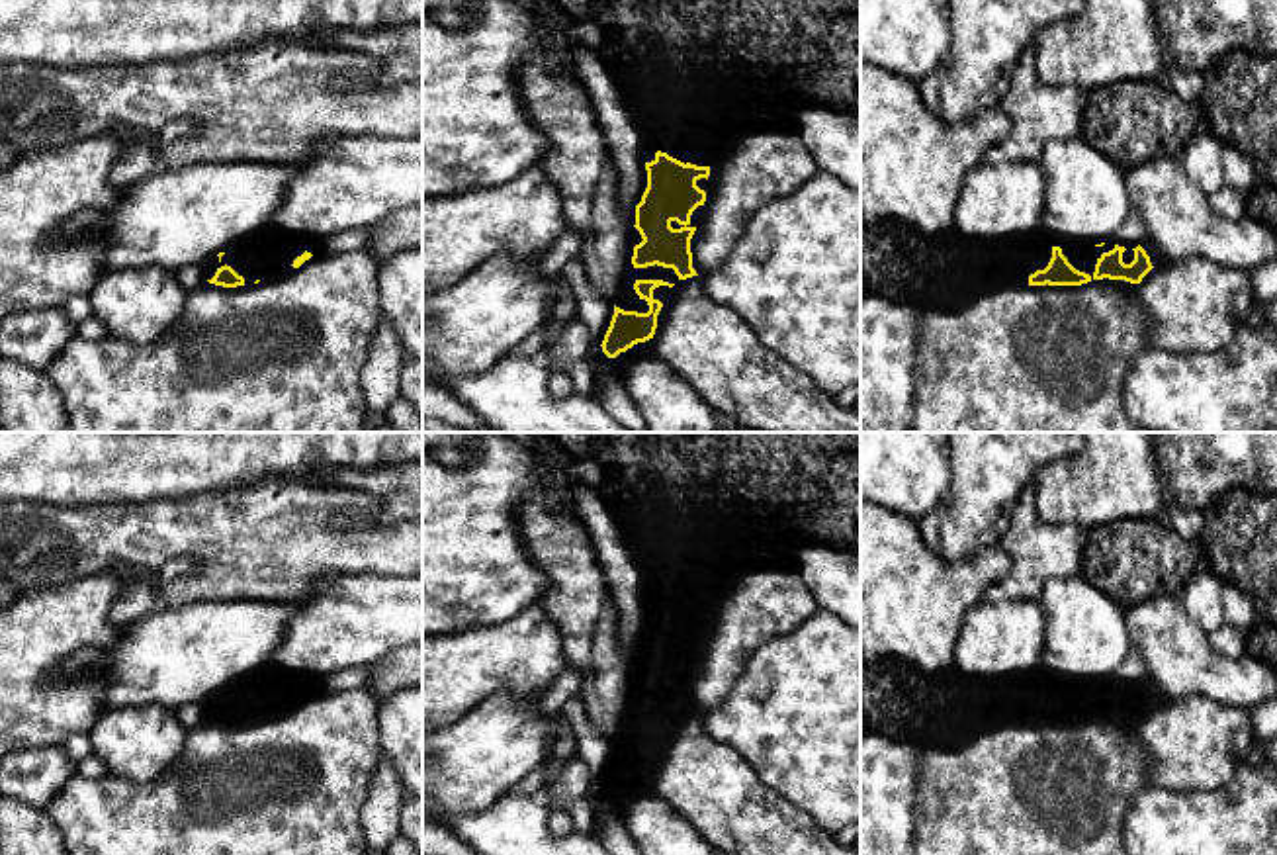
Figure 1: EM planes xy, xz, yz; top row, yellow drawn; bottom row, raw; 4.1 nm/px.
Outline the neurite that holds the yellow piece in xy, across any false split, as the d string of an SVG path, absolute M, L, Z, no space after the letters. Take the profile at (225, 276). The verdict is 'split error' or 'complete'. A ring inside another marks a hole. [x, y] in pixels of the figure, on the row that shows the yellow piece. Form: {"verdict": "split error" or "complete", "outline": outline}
{"verdict": "split error", "outline": "M268 227L209 258L205 280L223 288L252 286L299 268L313 254L321 254L315 241Z"}

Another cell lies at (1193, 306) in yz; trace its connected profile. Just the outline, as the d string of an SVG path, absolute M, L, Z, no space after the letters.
M1207 258L1154 266L1136 299L1150 319L1150 346L1175 354L1226 346L1255 307L1250 272Z

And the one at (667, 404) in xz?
M651 350L624 356L620 370L647 432L720 432L716 411Z

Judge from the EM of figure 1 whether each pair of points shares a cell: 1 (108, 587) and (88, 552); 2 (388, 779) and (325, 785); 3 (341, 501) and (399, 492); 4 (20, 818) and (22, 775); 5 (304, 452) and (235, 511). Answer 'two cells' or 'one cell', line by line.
1: two cells
2: two cells
3: two cells
4: two cells
5: two cells

